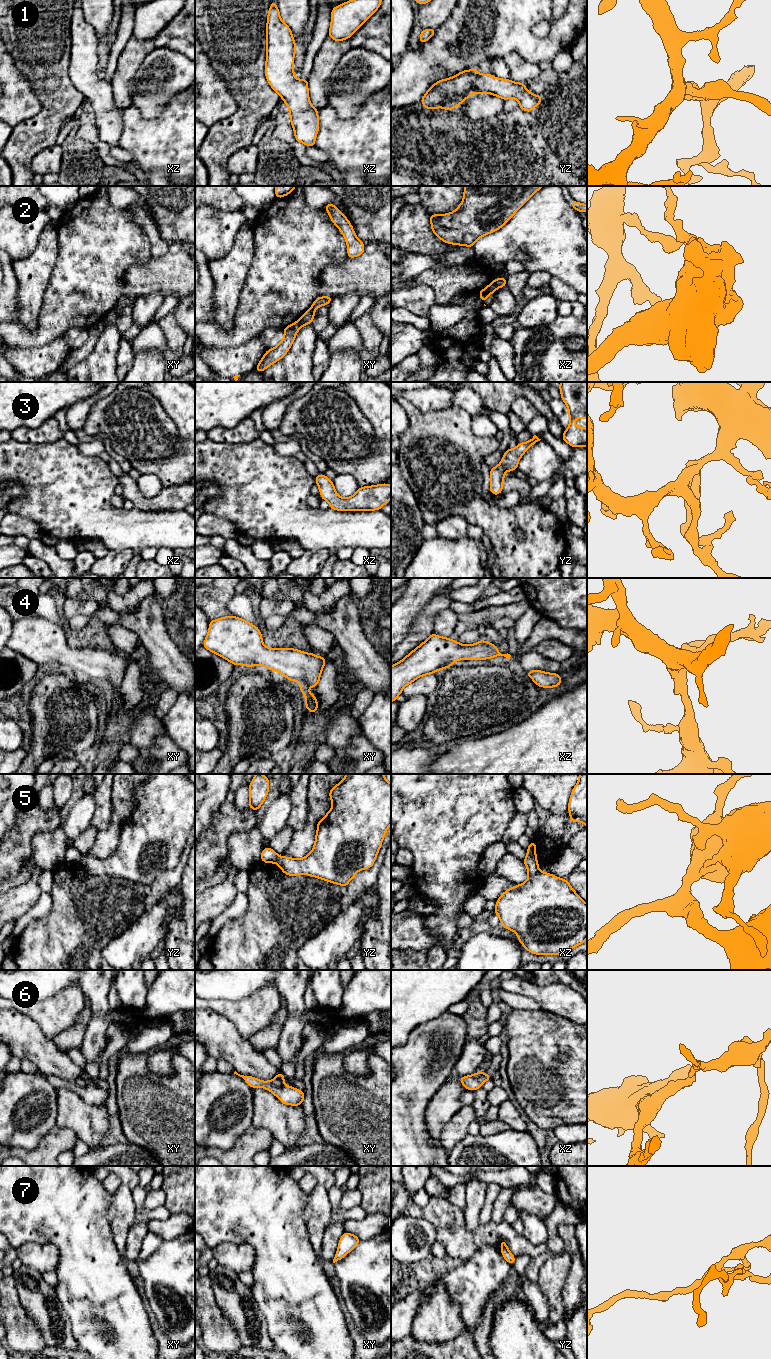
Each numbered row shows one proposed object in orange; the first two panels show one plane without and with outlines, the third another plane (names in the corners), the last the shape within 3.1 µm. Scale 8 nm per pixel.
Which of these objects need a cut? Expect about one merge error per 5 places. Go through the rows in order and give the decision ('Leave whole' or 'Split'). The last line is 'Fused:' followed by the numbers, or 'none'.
1: Leave whole
2: Split
3: Leave whole
4: Leave whole
5: Split
6: Leave whole
7: Leave whole
Fused: 2, 5

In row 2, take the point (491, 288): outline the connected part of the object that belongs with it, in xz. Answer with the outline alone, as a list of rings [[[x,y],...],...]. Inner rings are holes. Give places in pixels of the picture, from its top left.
[[[492,281],[485,289],[480,290],[479,296],[482,302],[484,303],[484,301],[489,297],[489,295],[494,293],[496,289],[497,288],[495,285],[495,281]]]

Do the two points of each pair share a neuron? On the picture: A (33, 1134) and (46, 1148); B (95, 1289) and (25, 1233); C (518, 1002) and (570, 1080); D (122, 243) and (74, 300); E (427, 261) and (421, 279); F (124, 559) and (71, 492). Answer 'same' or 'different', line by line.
A: different
B: same
C: different
D: same
E: different
F: different

